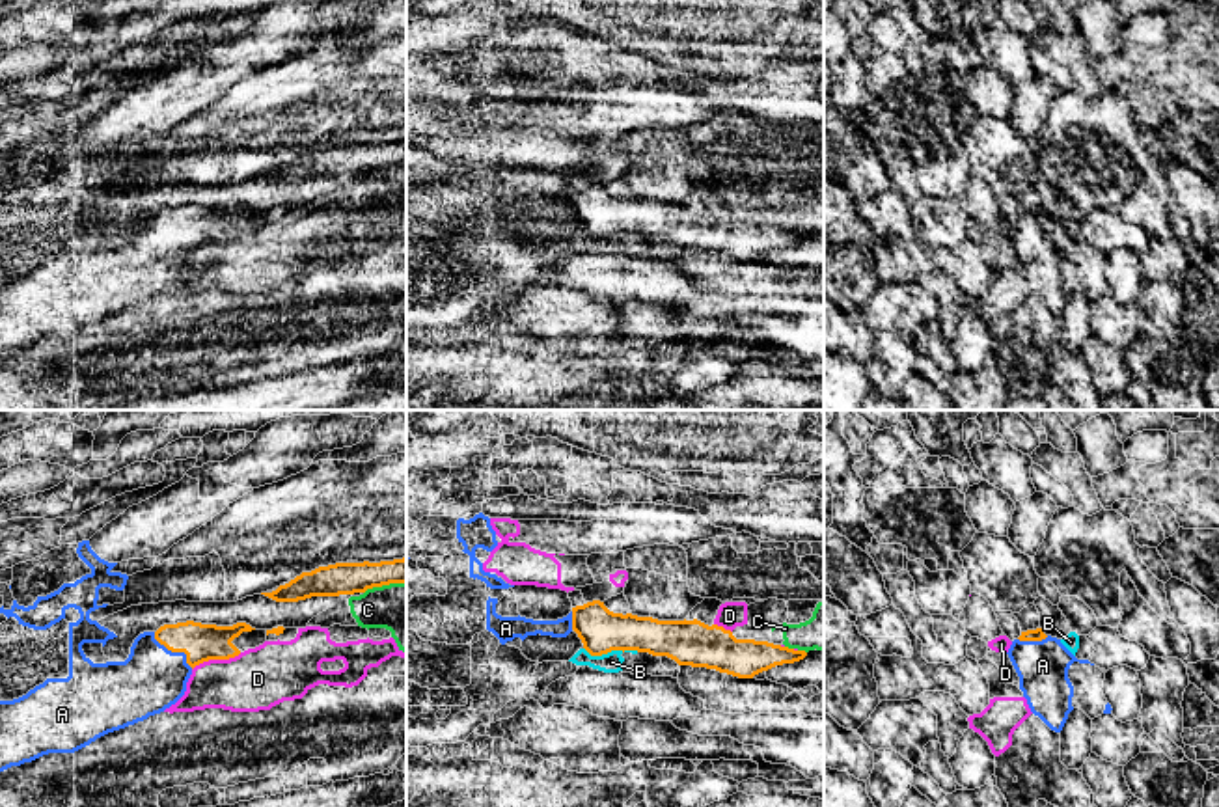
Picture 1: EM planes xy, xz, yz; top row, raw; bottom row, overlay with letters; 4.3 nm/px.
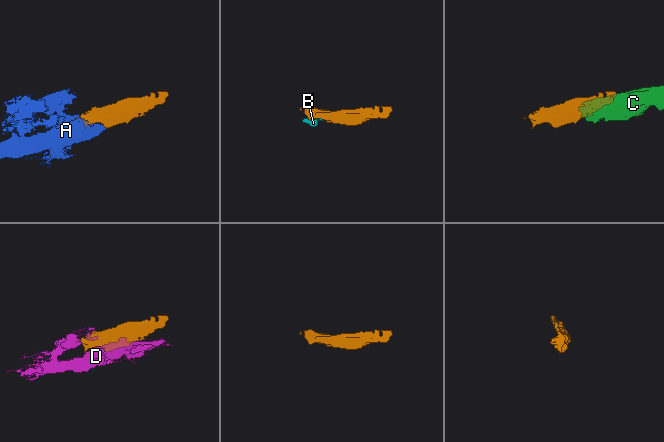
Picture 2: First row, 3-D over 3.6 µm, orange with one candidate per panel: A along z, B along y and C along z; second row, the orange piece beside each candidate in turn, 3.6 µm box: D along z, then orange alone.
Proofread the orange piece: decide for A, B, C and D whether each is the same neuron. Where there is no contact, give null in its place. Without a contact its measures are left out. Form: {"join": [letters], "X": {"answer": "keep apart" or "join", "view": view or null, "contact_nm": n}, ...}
{"join": ["A"], "A": {"answer": "join", "view": "xy", "contact_nm": 240}, "B": {"answer": "keep apart", "view": "xz", "contact_nm": 240}, "C": {"answer": "keep apart", "view": "xy", "contact_nm": 190}, "D": {"answer": "keep apart", "view": "xy", "contact_nm": 220}}

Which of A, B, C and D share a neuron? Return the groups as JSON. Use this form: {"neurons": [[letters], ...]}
{"neurons": [["A"], ["B"], ["C", "D"]]}

